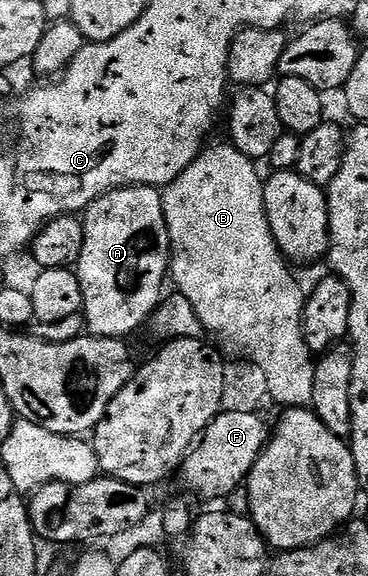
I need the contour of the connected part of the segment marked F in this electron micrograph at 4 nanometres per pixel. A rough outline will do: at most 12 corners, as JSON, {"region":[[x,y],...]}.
{"region":[[221,411],[181,466],[197,496],[246,482],[269,436],[258,412]]}

